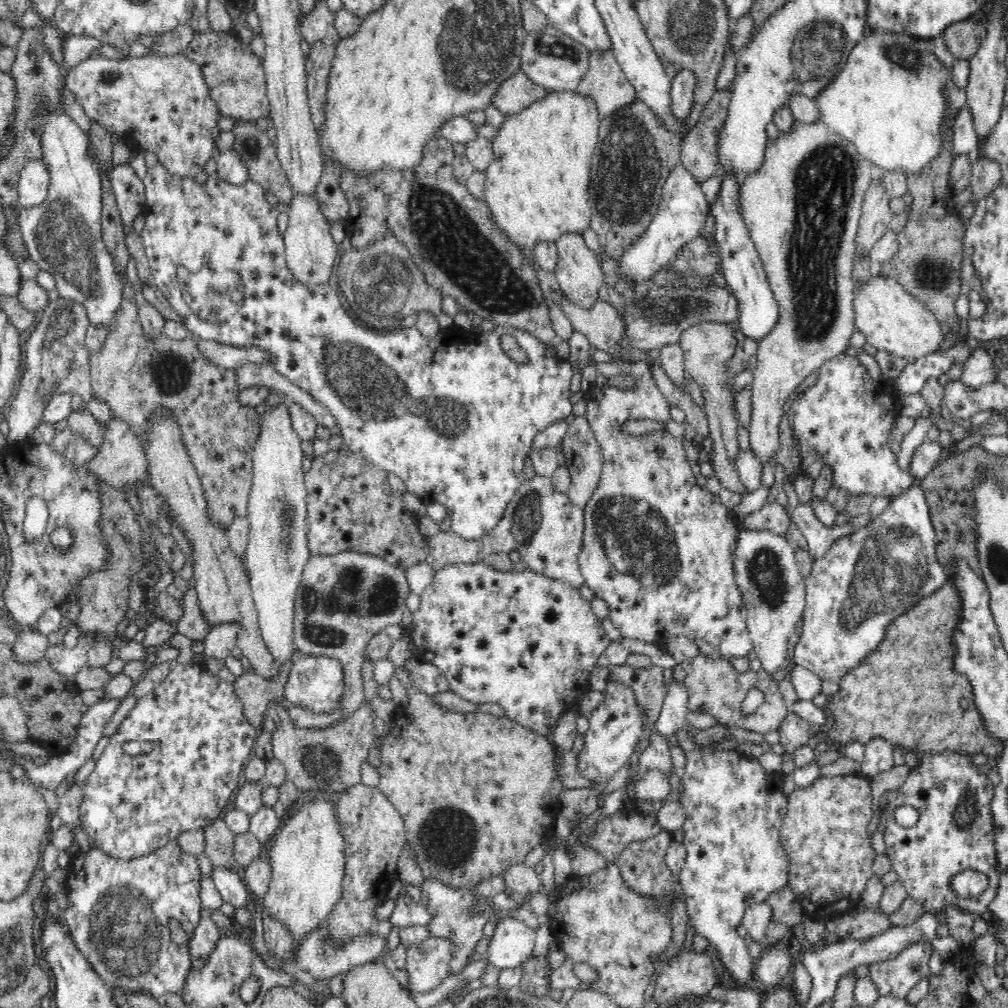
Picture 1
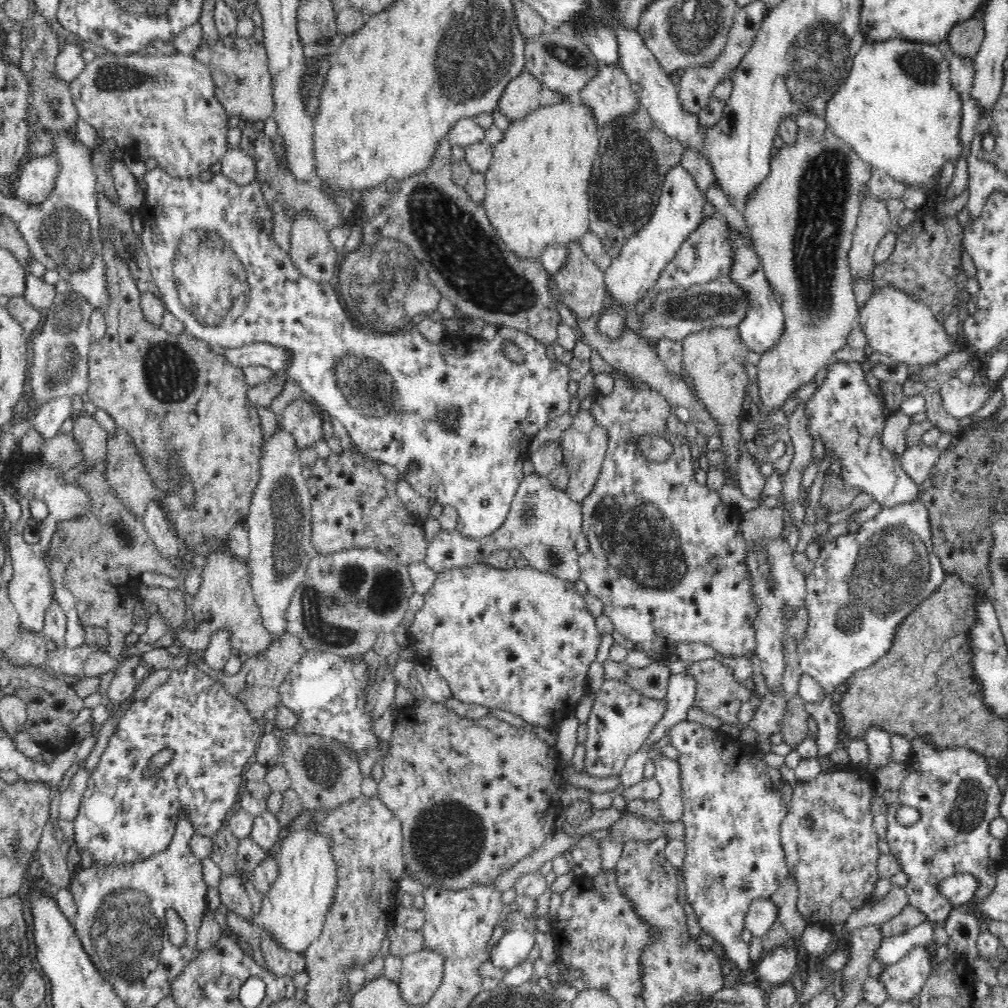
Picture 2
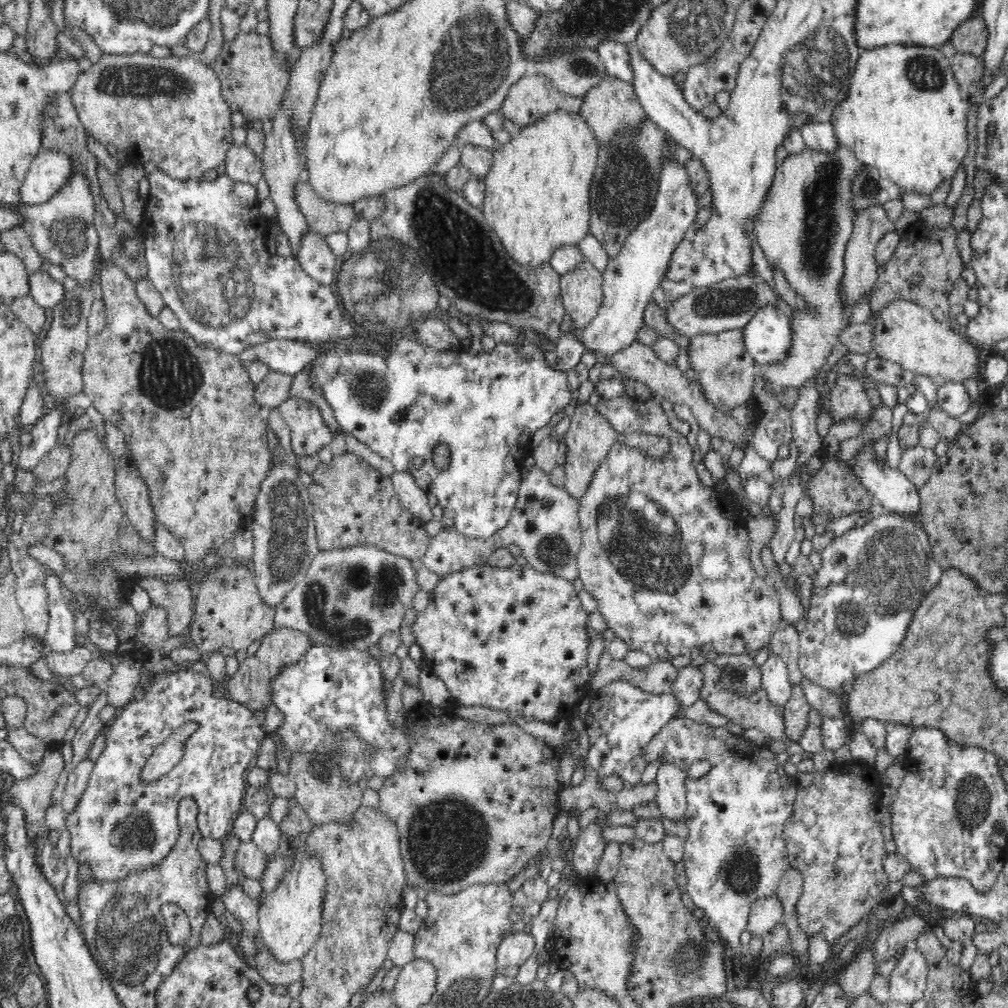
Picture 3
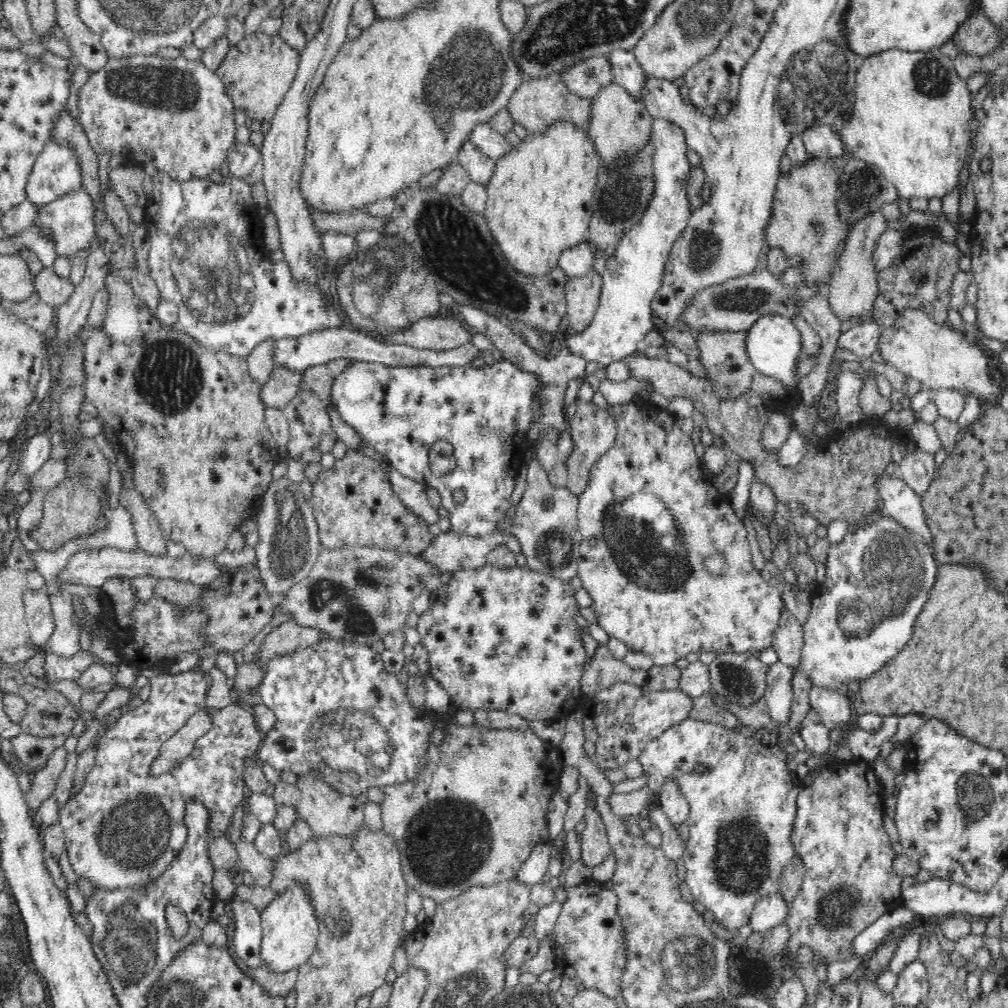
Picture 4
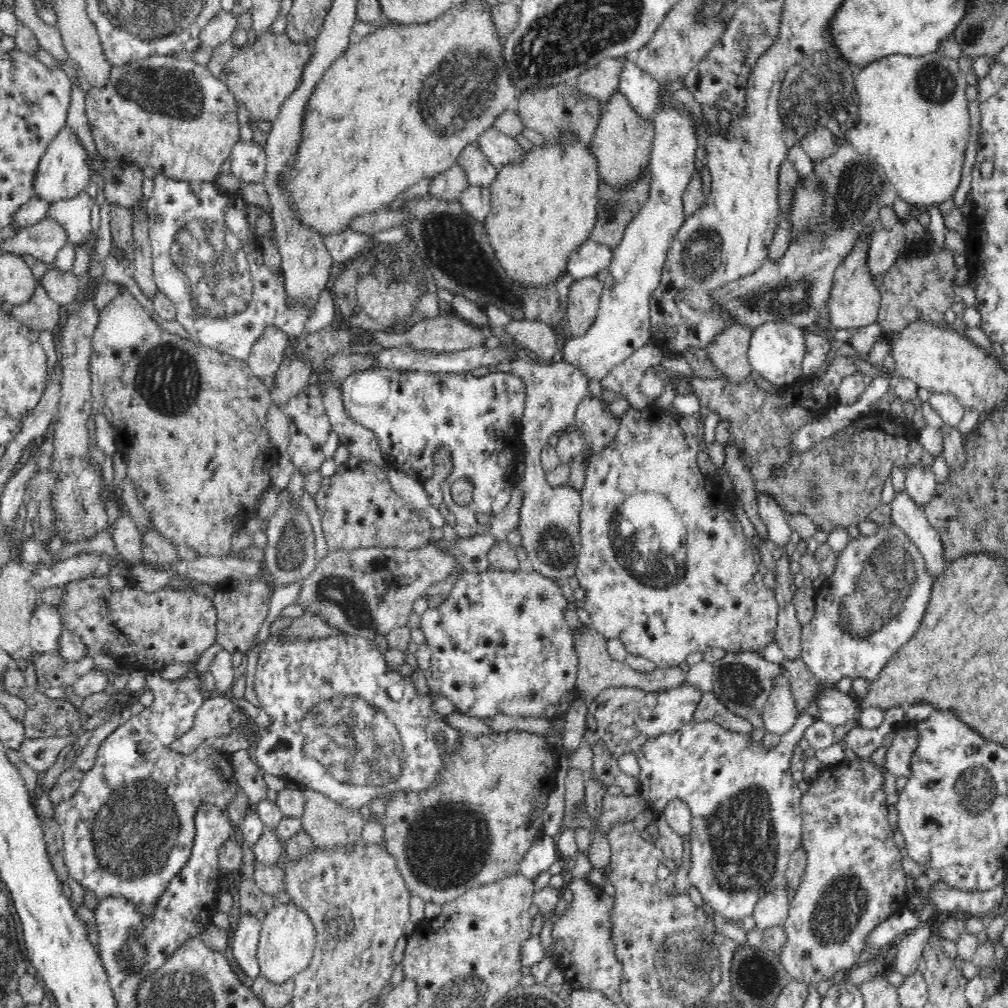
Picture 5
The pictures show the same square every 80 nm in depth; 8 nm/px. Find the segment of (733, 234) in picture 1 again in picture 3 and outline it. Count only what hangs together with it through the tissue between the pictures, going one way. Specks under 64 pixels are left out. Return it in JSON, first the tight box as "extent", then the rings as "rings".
{"extent":[742,307,792,368],"rings":[[[765,307],[742,329],[746,351],[764,368],[784,361],[792,347],[791,318]]]}

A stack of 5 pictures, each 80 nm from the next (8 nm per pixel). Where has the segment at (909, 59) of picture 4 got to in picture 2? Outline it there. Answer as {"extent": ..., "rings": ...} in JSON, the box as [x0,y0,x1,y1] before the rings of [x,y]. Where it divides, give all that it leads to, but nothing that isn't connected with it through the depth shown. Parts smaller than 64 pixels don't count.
{"extent":[826,39,971,187],"rings":[[[905,39],[865,40],[854,55],[846,80],[826,104],[827,128],[874,168],[910,187],[928,184],[938,177],[946,162],[967,157],[971,149],[960,143],[962,100],[950,80],[949,60],[936,45]]]}

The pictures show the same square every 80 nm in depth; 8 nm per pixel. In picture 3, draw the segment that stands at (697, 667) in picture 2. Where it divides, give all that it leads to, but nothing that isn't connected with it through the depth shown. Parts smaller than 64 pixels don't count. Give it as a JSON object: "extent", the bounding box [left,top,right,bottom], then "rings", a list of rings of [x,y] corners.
{"extent":[698,661,785,740],"rings":[[[712,661],[698,666],[698,669],[700,669],[702,675],[704,675],[699,698],[708,703],[710,709],[728,717],[728,720],[741,725],[744,729],[757,728],[766,736],[767,740],[771,738],[779,739],[785,734],[783,708],[771,704],[767,699],[768,695],[763,687],[758,688],[758,690],[756,690],[754,694],[750,694],[750,696],[747,696],[747,694],[740,696],[735,692],[726,690],[720,684],[719,676],[721,675],[721,670],[719,670]]]}

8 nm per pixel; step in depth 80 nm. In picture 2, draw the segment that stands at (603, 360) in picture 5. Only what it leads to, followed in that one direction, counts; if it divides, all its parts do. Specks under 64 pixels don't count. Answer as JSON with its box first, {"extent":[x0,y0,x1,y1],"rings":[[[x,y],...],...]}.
{"extent":[598,164,706,340],"rings":[[[681,164],[673,166],[669,170],[667,177],[663,180],[661,195],[650,220],[625,242],[620,254],[615,259],[612,258],[610,266],[605,270],[605,291],[612,295],[612,300],[608,301],[606,299],[607,304],[610,304],[610,308],[598,320],[600,335],[604,335],[604,337],[612,340],[618,339],[623,334],[626,328],[626,314],[636,309],[636,304],[644,298],[648,290],[654,289],[655,284],[661,278],[660,274],[668,266],[671,259],[674,258],[686,237],[702,222],[704,218],[702,208],[704,208],[705,200],[706,197],[703,191],[697,187],[696,181]]]}

